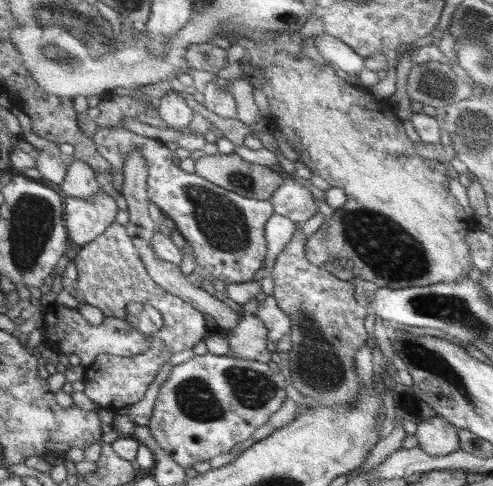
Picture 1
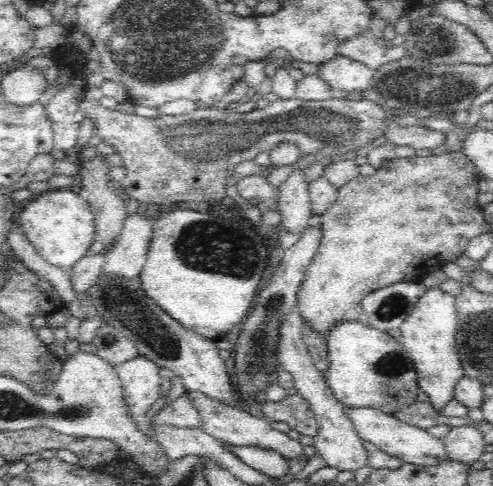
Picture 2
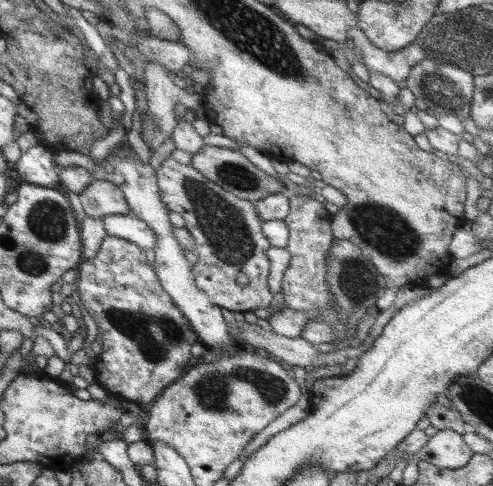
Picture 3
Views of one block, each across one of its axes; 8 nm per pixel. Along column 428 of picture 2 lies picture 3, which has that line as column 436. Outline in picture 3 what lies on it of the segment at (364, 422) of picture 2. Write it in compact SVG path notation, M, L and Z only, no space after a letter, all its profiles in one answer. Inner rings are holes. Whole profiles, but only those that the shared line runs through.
M439 430L415 456L443 470L459 470L469 462L473 454L465 446L461 434L457 434L455 430Z

